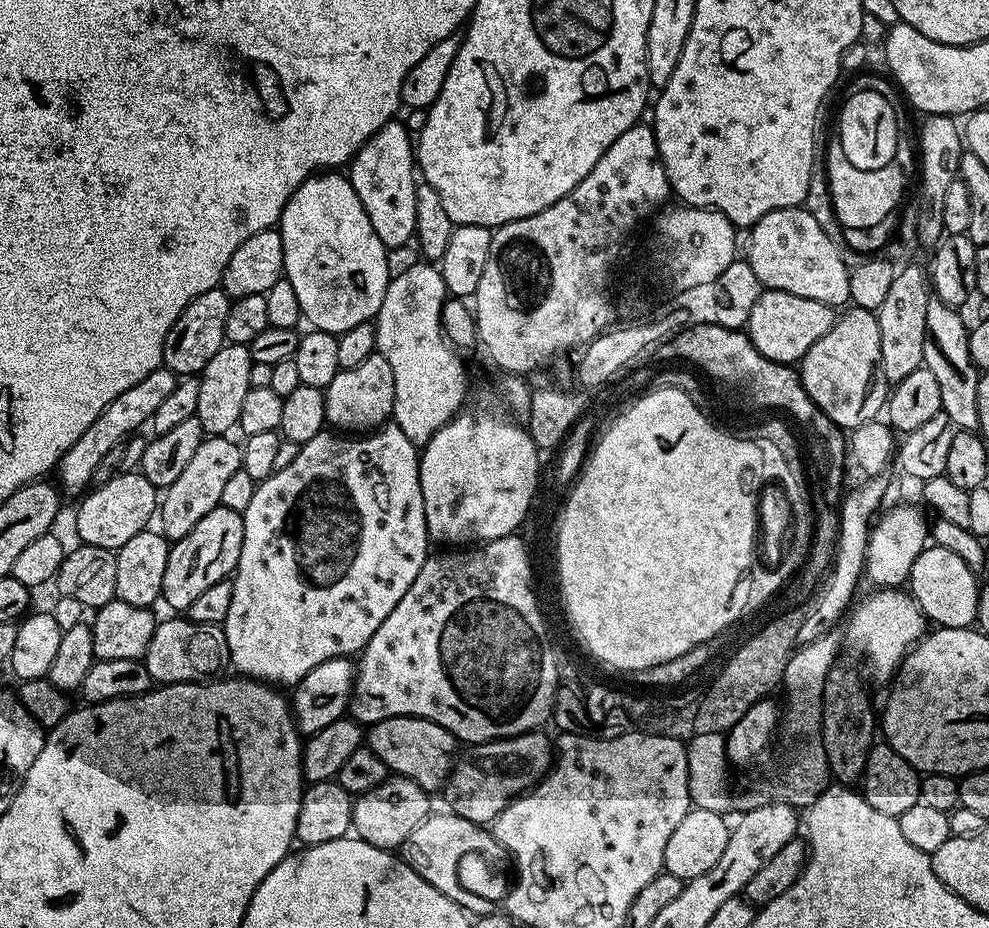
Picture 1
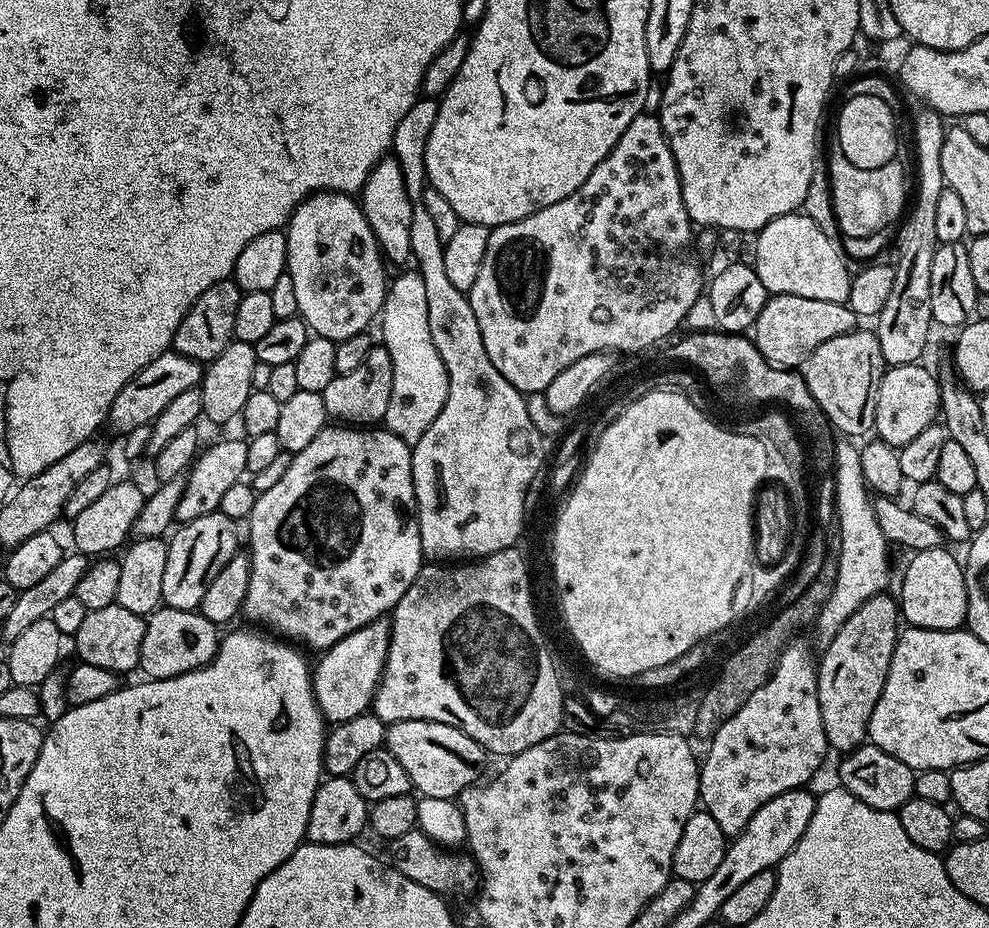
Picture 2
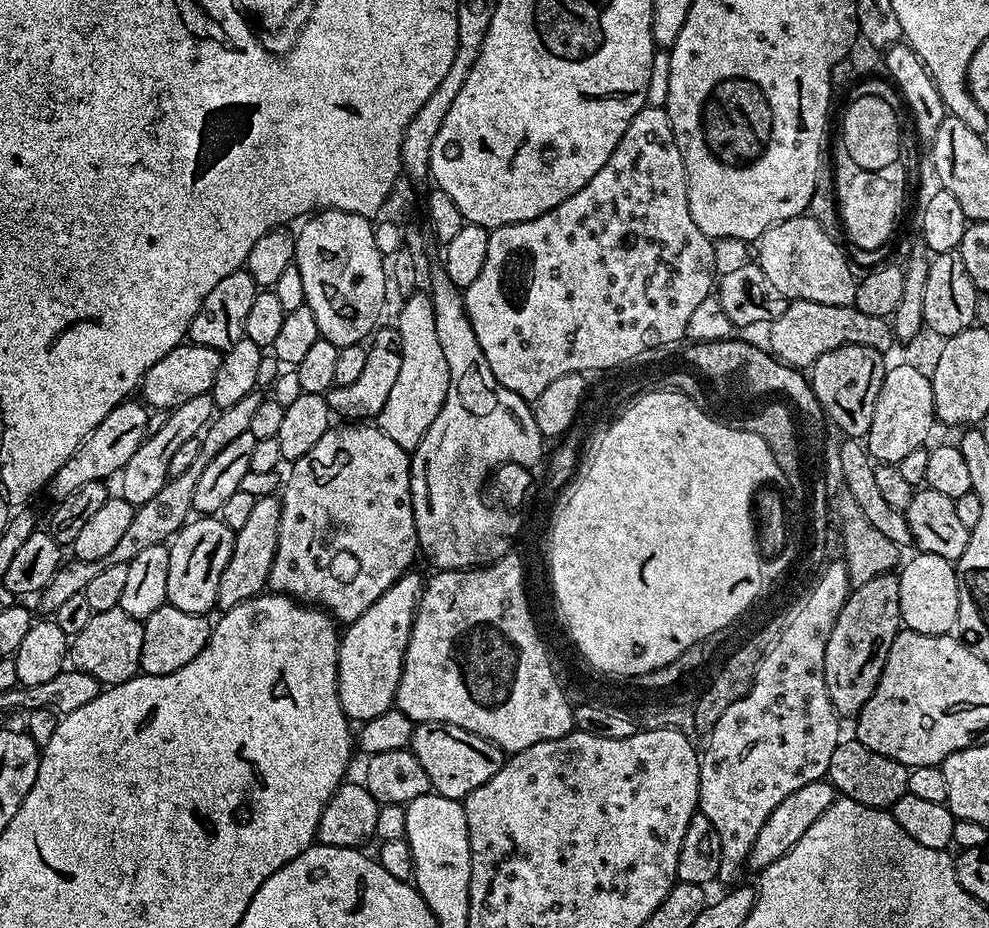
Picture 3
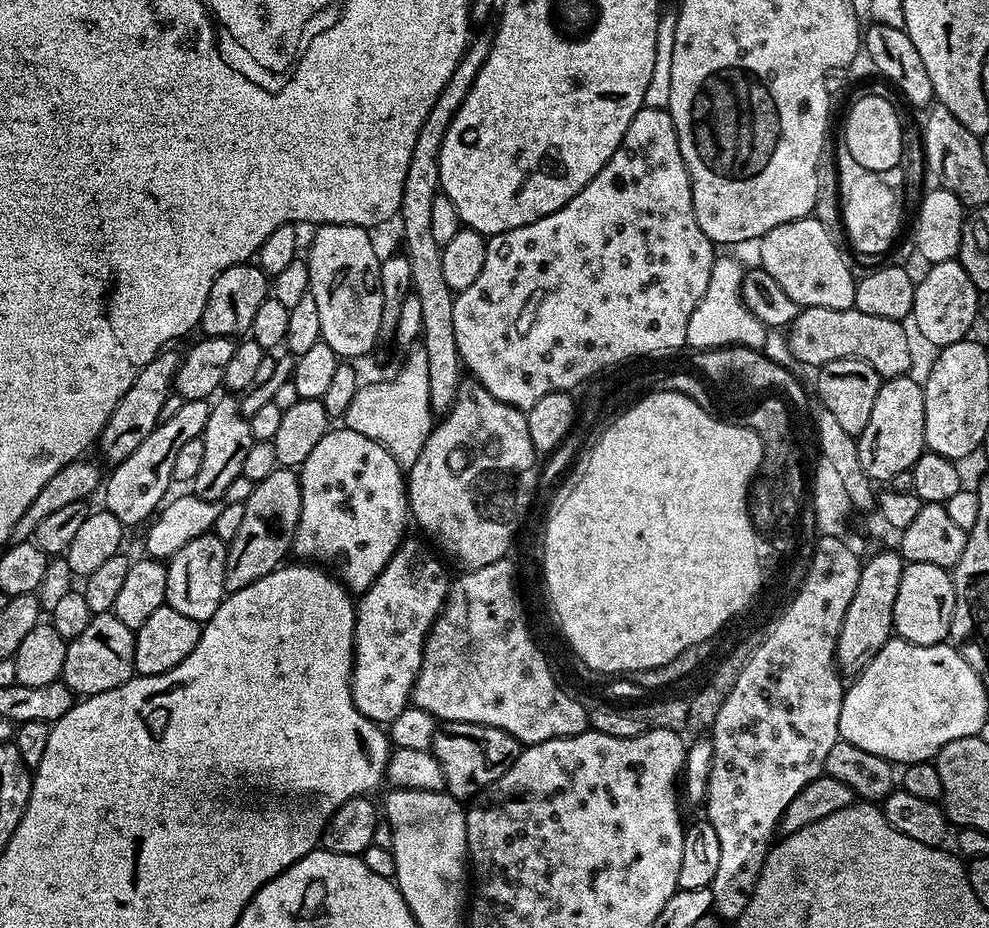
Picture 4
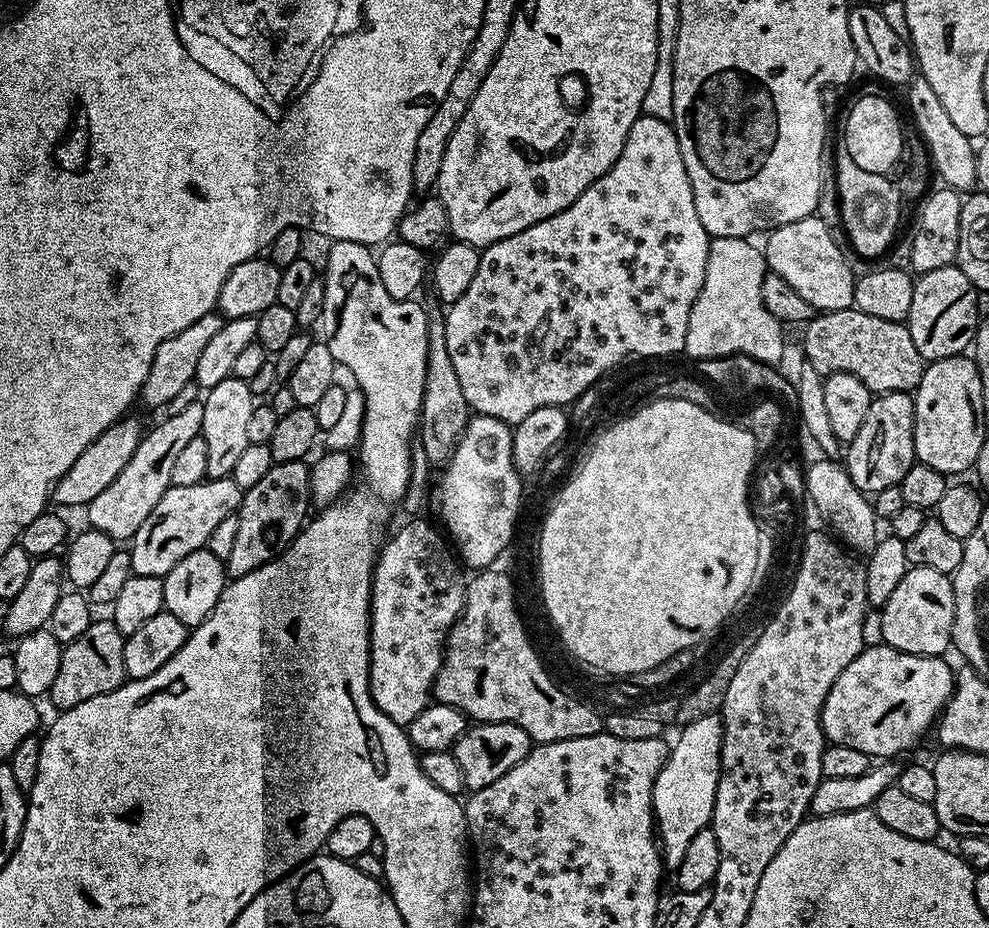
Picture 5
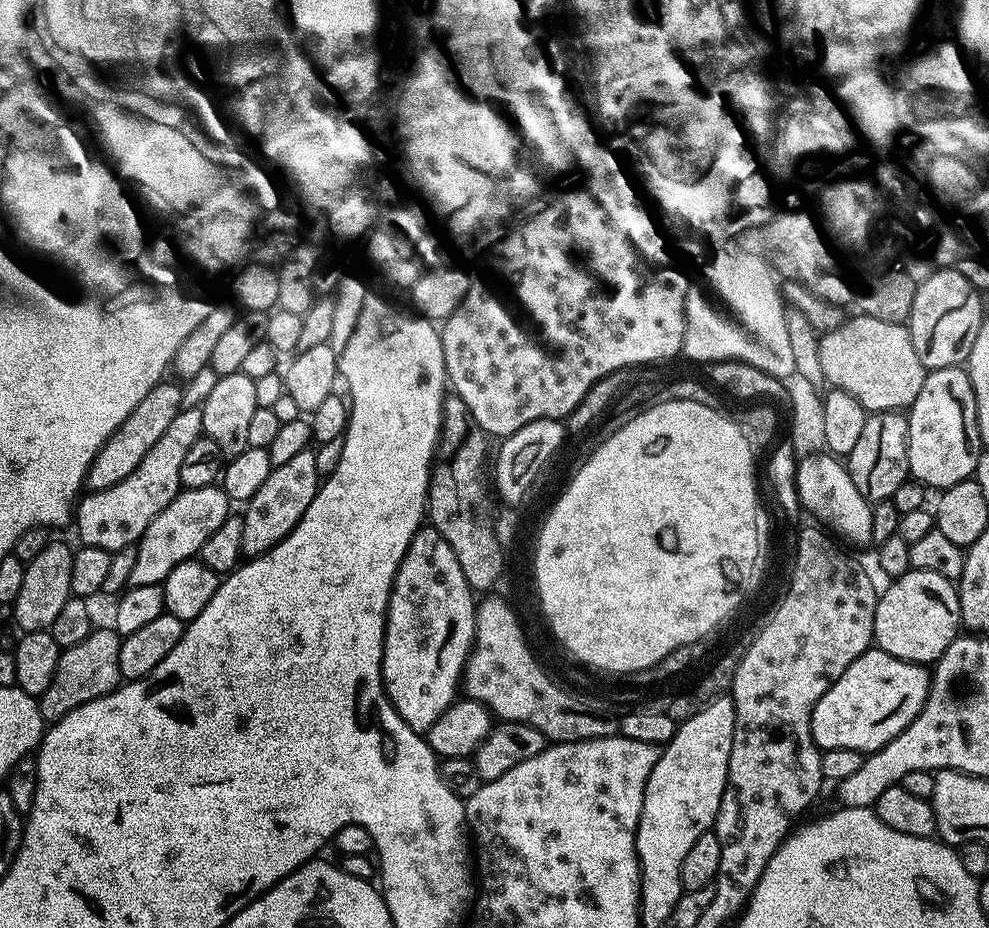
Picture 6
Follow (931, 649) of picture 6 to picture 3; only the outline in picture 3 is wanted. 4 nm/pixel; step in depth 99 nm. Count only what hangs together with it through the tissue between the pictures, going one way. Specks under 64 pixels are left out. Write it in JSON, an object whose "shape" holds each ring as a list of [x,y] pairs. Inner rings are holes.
{"shape":[[[917,551],[915,555],[909,560],[907,557],[898,572],[900,618],[903,627],[907,631],[927,636],[951,633],[955,629],[958,618],[958,578],[955,563],[946,558],[938,558],[938,554]]]}

